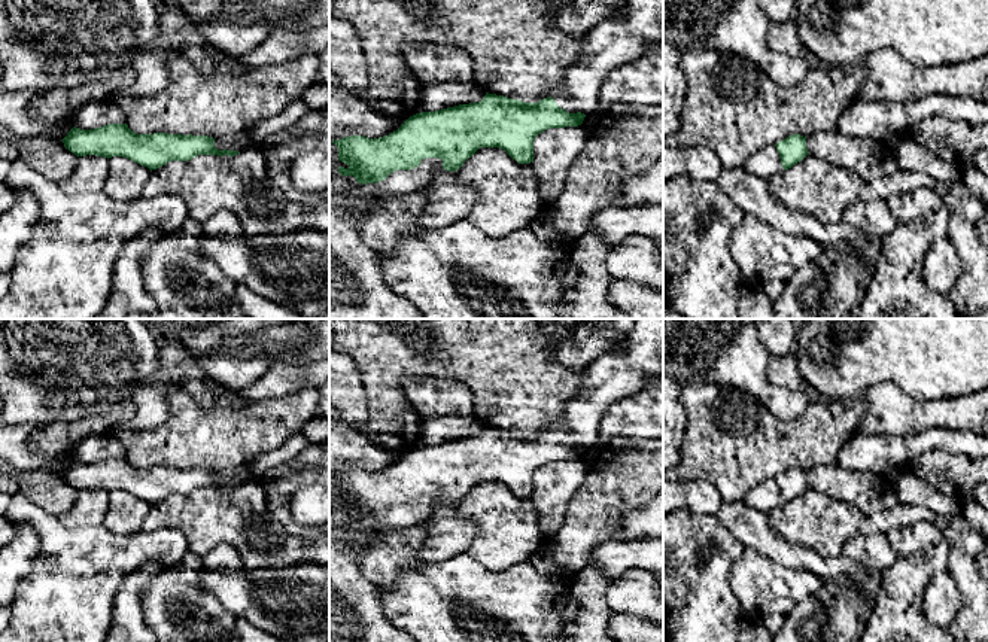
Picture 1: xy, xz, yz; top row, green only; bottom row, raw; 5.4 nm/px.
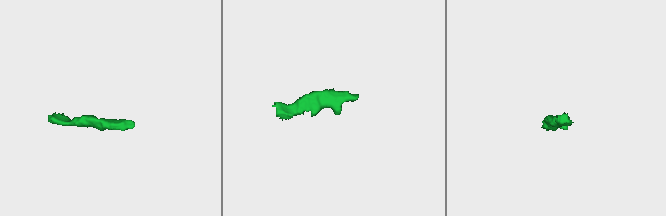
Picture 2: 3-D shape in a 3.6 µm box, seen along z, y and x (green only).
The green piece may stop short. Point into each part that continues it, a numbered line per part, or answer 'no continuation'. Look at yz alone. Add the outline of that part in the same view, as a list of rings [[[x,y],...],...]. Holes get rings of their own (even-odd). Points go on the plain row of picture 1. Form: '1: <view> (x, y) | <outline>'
1: yz (765, 496) | [[[775,478],[766,480],[760,484],[757,484],[756,487],[753,487],[747,493],[744,502],[748,506],[756,508],[764,514],[784,505],[781,492],[779,492],[779,487],[778,487]]]

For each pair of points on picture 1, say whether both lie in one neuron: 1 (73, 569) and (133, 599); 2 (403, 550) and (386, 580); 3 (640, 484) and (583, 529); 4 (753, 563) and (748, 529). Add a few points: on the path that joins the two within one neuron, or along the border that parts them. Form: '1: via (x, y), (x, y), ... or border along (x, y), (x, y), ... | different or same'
1: border along (142, 566), (122, 581), (115, 596), (109, 626) | different
2: via (395, 557), (386, 566), (386, 572) | same
3: via (625, 484), (595, 514) | same
4: border along (745, 545), (781, 565) | different

